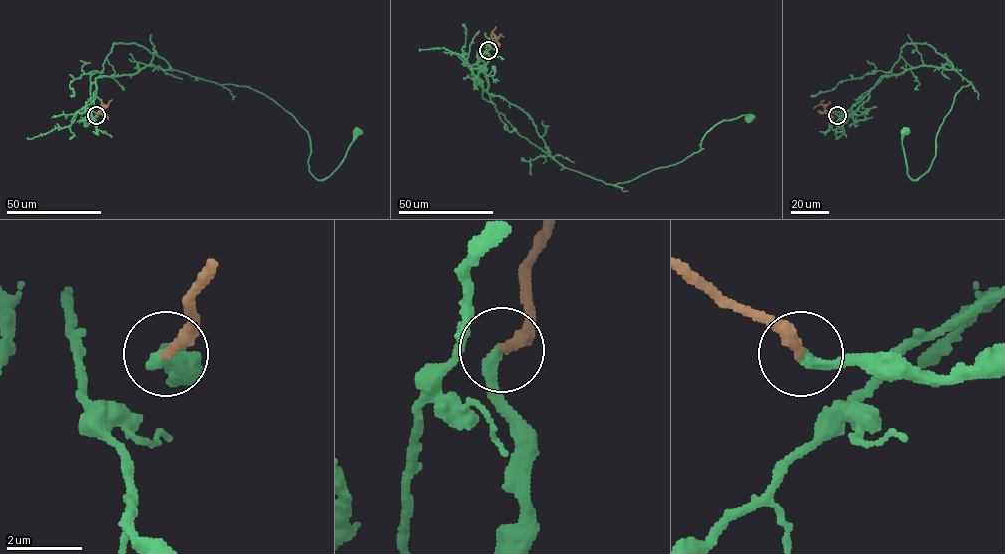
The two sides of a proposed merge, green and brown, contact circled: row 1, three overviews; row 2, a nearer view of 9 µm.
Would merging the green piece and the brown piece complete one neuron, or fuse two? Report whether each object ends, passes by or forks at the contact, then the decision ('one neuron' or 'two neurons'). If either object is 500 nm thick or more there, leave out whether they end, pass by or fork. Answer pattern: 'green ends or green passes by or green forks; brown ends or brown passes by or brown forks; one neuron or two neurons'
green ends; brown ends; one neuron

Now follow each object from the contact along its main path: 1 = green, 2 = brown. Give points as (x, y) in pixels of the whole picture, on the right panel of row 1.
1: (837, 115), (851, 117), (907, 43), (927, 43), (971, 84), (956, 93), (918, 179), (907, 173), (904, 131)
2: (837, 115), (825, 111), (824, 106), (813, 108)

